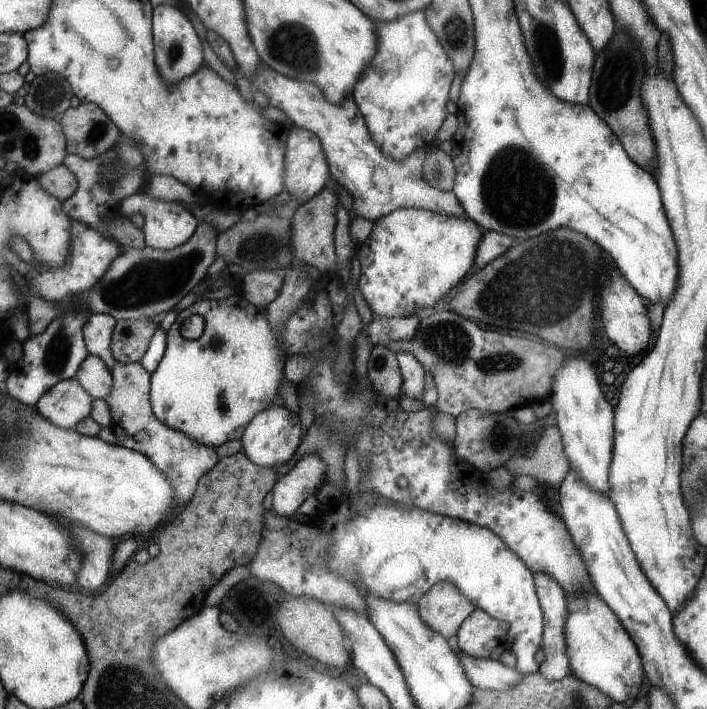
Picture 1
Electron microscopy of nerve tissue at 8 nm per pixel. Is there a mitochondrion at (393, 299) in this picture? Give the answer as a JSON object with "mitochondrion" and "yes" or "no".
{"mitochondrion":"no"}

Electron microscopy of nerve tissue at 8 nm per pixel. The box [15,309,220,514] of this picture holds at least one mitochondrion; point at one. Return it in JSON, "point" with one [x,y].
{"point":[62,345]}

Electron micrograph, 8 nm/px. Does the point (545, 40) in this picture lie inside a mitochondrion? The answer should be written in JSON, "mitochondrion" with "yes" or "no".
{"mitochondrion":"yes"}

